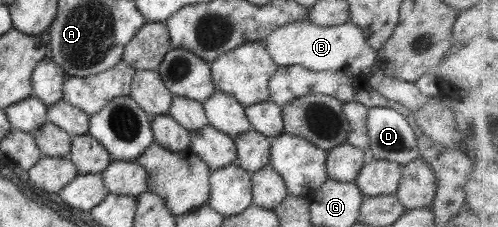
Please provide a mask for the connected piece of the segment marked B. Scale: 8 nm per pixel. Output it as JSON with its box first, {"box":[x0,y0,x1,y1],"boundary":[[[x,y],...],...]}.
{"box":[264,19,376,77],"boundary":[[[308,19],[282,24],[264,36],[264,47],[279,67],[301,65],[313,72],[342,72],[364,77],[376,60],[376,52],[366,43],[363,30],[353,23],[318,27]]]}

